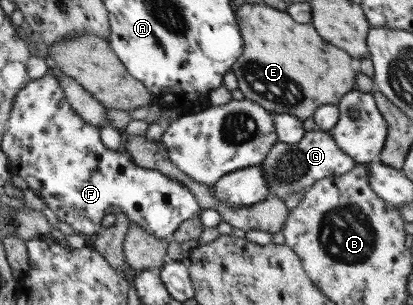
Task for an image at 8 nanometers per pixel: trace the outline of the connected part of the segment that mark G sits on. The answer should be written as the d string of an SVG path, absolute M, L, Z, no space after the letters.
M313 129L306 132L297 144L283 144L277 141L269 149L268 156L259 165L264 170L270 195L284 200L293 192L307 189L313 185L315 180L348 173L355 166L355 163L337 148L337 144L328 132Z

